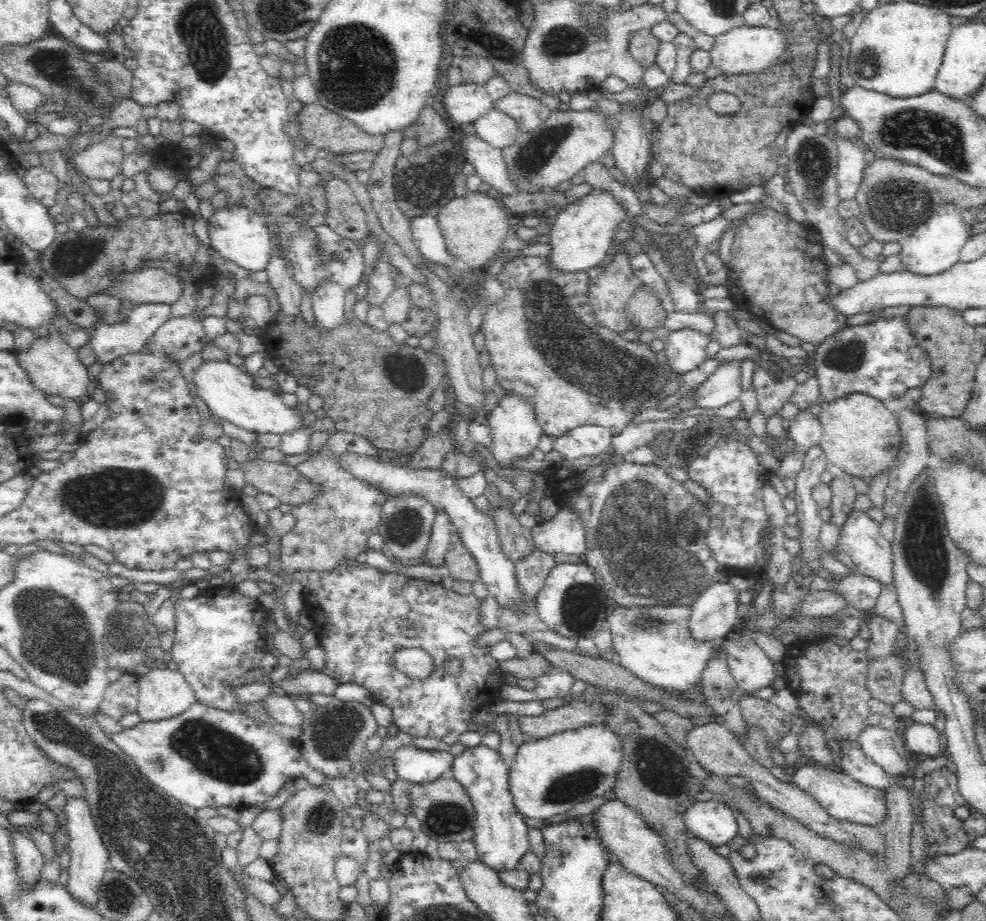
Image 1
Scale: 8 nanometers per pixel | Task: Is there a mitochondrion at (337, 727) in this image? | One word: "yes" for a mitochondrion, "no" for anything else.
yes

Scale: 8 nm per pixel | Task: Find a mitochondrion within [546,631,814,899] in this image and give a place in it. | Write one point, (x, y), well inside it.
(653, 764)

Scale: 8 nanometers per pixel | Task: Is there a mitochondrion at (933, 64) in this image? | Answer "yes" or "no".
no

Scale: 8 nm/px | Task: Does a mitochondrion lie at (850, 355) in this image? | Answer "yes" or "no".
yes

